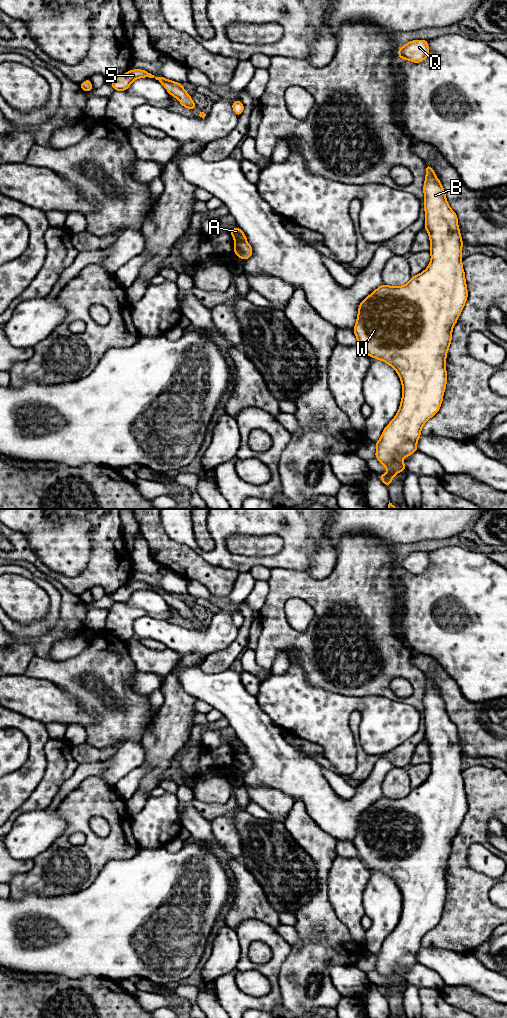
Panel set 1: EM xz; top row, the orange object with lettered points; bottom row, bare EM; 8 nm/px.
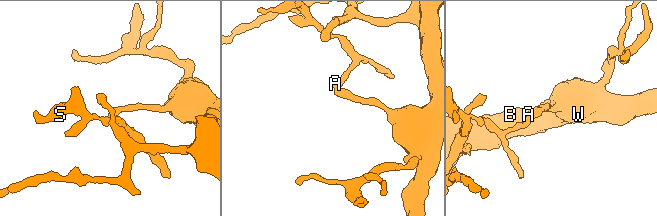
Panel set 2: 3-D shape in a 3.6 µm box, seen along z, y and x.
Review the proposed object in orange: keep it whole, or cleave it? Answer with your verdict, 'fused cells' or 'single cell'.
fused cells

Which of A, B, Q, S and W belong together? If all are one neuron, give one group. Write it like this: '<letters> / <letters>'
A S / B Q W

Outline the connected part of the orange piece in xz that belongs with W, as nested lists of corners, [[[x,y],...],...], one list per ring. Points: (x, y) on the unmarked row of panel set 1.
[[[426,676],[426,688],[425,694],[423,698],[424,704],[424,722],[425,722],[425,736],[424,740],[427,742],[429,750],[430,750],[430,761],[429,764],[431,766],[431,773],[428,779],[416,788],[411,788],[410,793],[403,798],[388,798],[385,796],[380,797],[376,802],[374,802],[369,808],[367,808],[363,813],[361,813],[358,820],[358,827],[356,836],[354,838],[354,846],[358,852],[358,858],[370,869],[381,872],[387,876],[389,876],[399,887],[401,895],[402,895],[402,911],[400,915],[399,922],[395,929],[390,933],[390,935],[384,940],[380,951],[376,954],[376,971],[388,981],[385,986],[379,987],[379,990],[382,994],[389,998],[392,995],[393,989],[400,985],[401,983],[406,982],[406,978],[401,972],[402,970],[406,970],[409,967],[417,964],[417,954],[421,946],[421,941],[423,937],[433,929],[440,921],[441,915],[443,913],[443,907],[445,904],[446,896],[447,896],[447,884],[446,884],[446,868],[448,865],[448,860],[450,859],[450,855],[452,852],[452,842],[455,836],[457,835],[458,829],[460,828],[466,812],[468,810],[467,797],[465,792],[465,784],[463,782],[462,777],[462,758],[463,753],[461,750],[461,745],[458,738],[458,730],[456,725],[451,721],[449,715],[446,711],[444,700],[440,694],[440,692],[436,689],[433,680]]]

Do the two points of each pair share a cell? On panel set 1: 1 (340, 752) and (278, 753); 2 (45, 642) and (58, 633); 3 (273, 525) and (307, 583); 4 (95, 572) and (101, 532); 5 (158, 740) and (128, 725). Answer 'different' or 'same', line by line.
1: different
2: same
3: different
4: same
5: different

